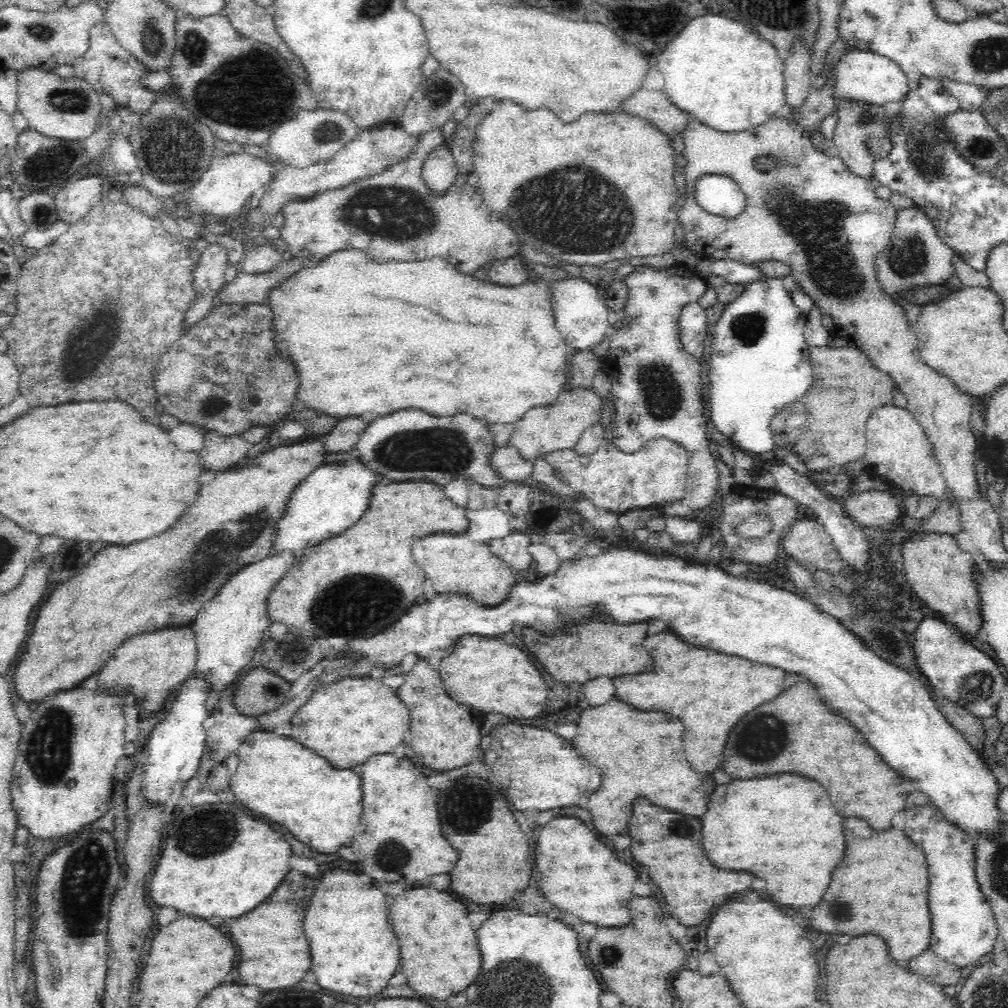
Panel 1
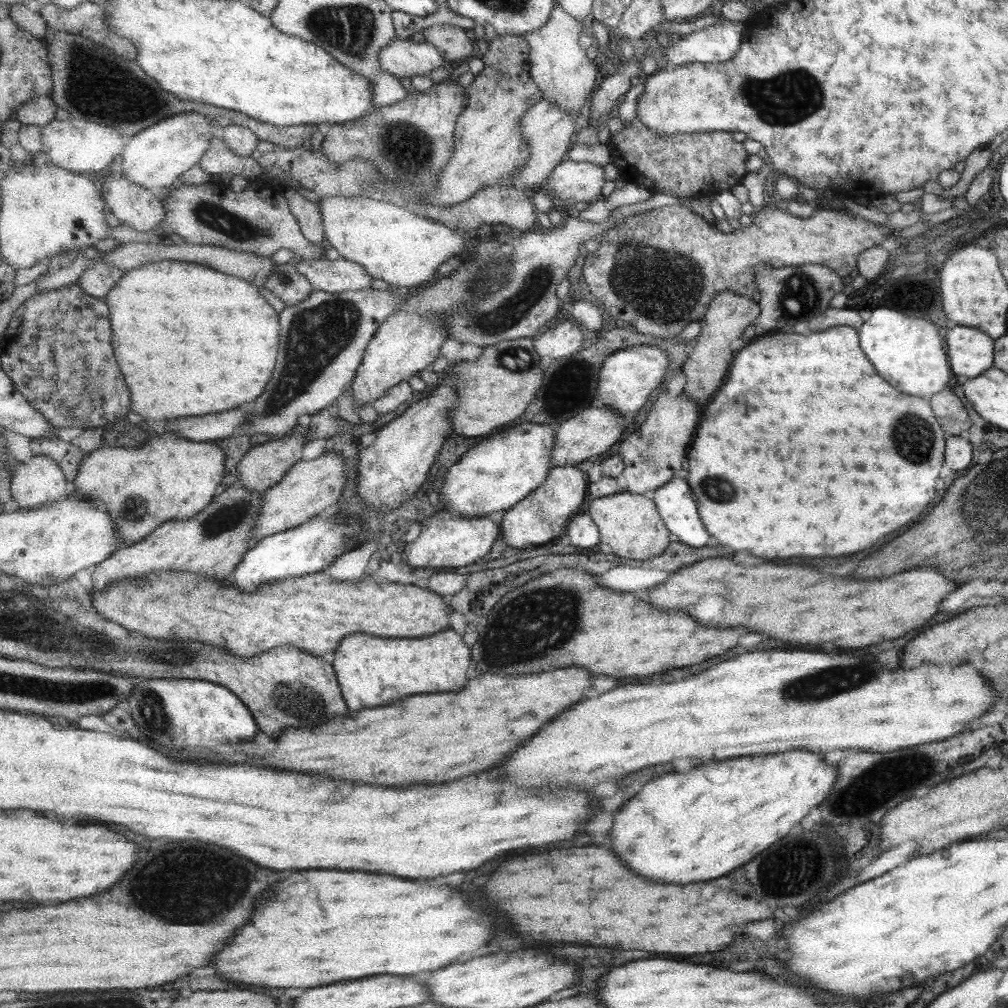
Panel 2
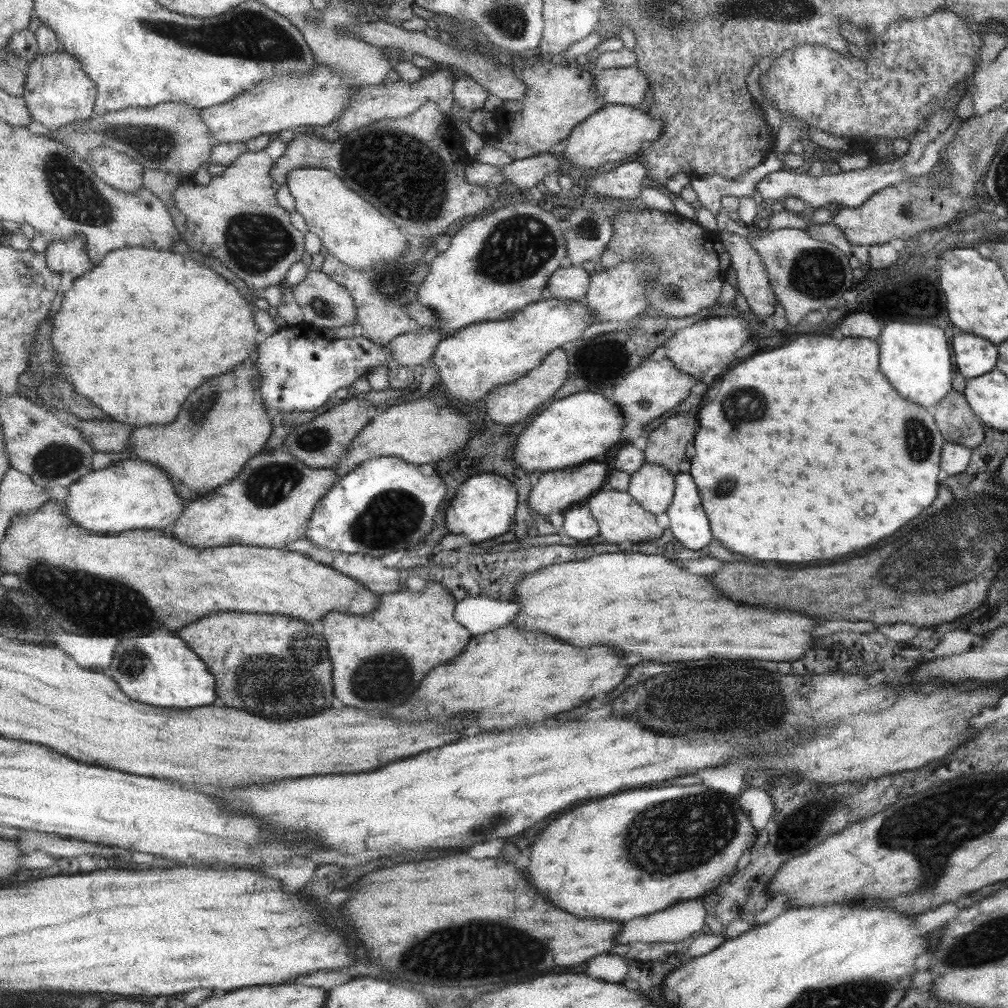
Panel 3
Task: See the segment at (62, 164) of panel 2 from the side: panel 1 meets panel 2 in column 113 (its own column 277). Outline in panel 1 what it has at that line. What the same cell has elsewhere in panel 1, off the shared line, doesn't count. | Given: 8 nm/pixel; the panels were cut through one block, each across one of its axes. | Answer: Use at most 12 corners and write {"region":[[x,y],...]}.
{"region":[[298,110],[268,138],[270,160],[306,170],[360,128],[338,110]]}

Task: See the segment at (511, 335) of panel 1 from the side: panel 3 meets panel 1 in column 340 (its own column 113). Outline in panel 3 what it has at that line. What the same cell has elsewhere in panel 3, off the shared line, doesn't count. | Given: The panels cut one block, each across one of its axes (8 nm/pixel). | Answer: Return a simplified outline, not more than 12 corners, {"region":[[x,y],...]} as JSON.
{"region":[[107,254],[51,340],[115,422],[169,426],[259,350],[197,260]]}

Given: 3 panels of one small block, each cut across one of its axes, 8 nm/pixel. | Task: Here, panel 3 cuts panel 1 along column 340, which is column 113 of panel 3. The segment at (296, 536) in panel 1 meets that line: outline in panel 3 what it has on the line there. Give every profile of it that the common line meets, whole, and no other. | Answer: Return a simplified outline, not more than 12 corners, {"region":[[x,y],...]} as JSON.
{"region":[[113,462],[61,502],[97,534],[169,532],[187,510],[171,474]]}

